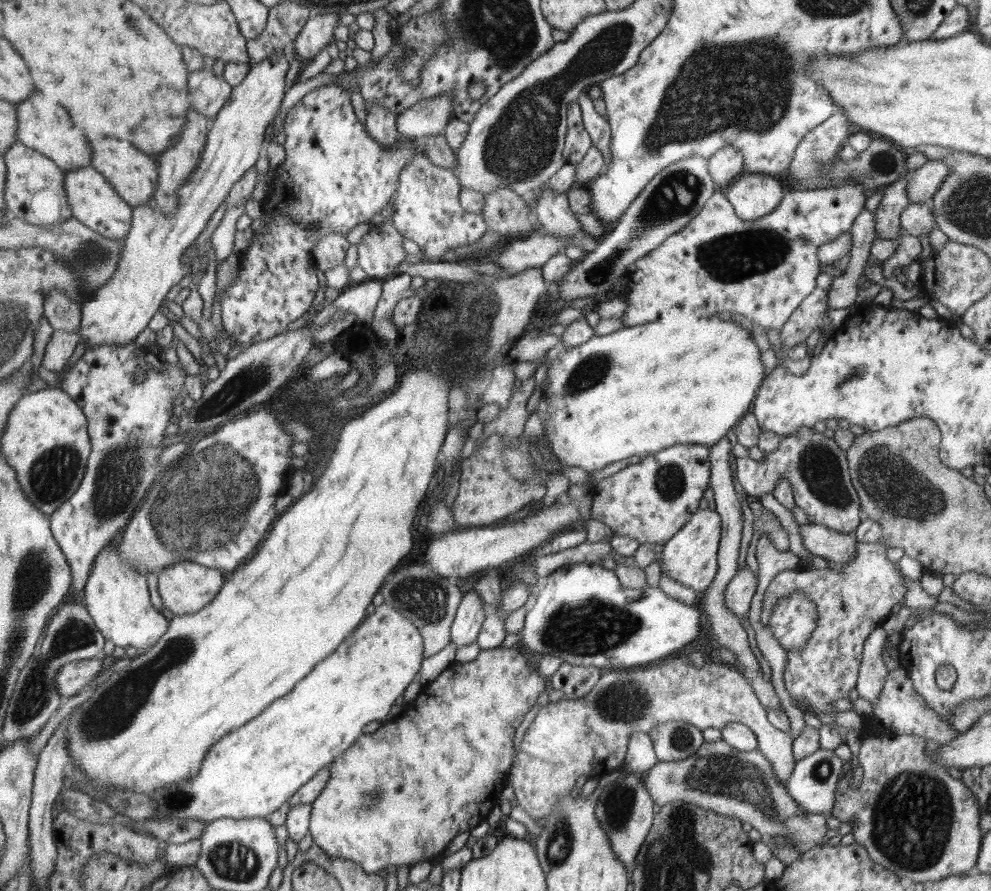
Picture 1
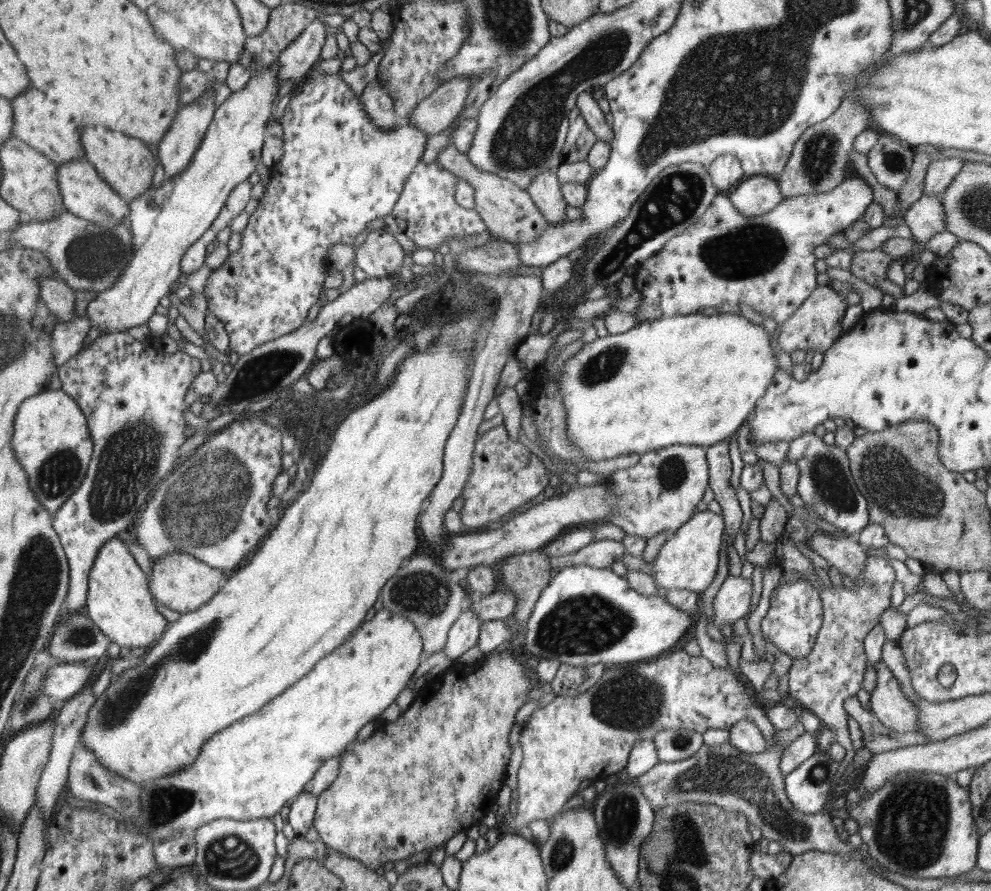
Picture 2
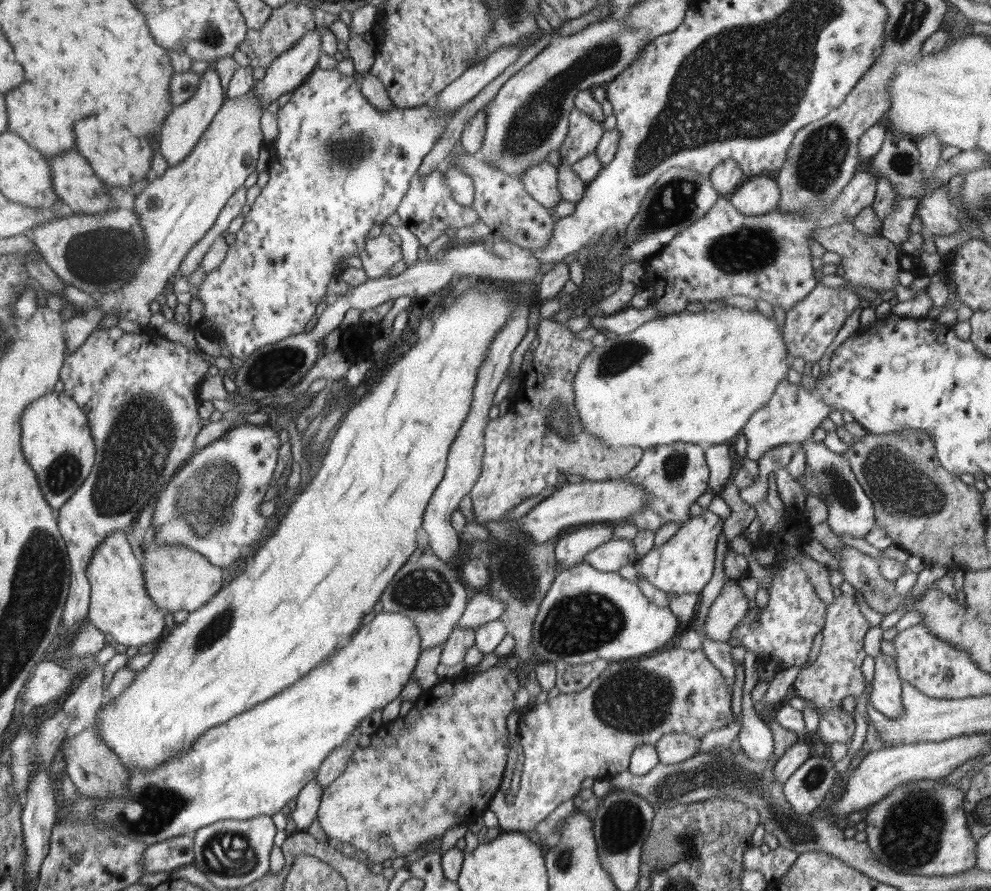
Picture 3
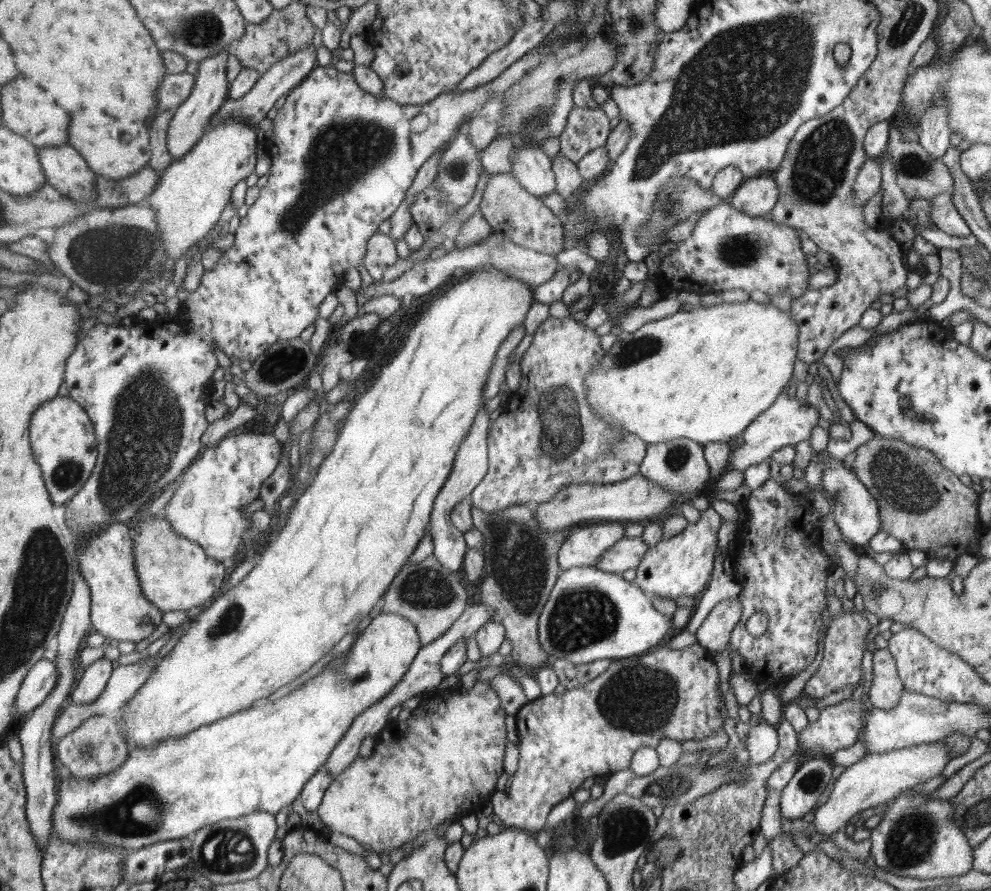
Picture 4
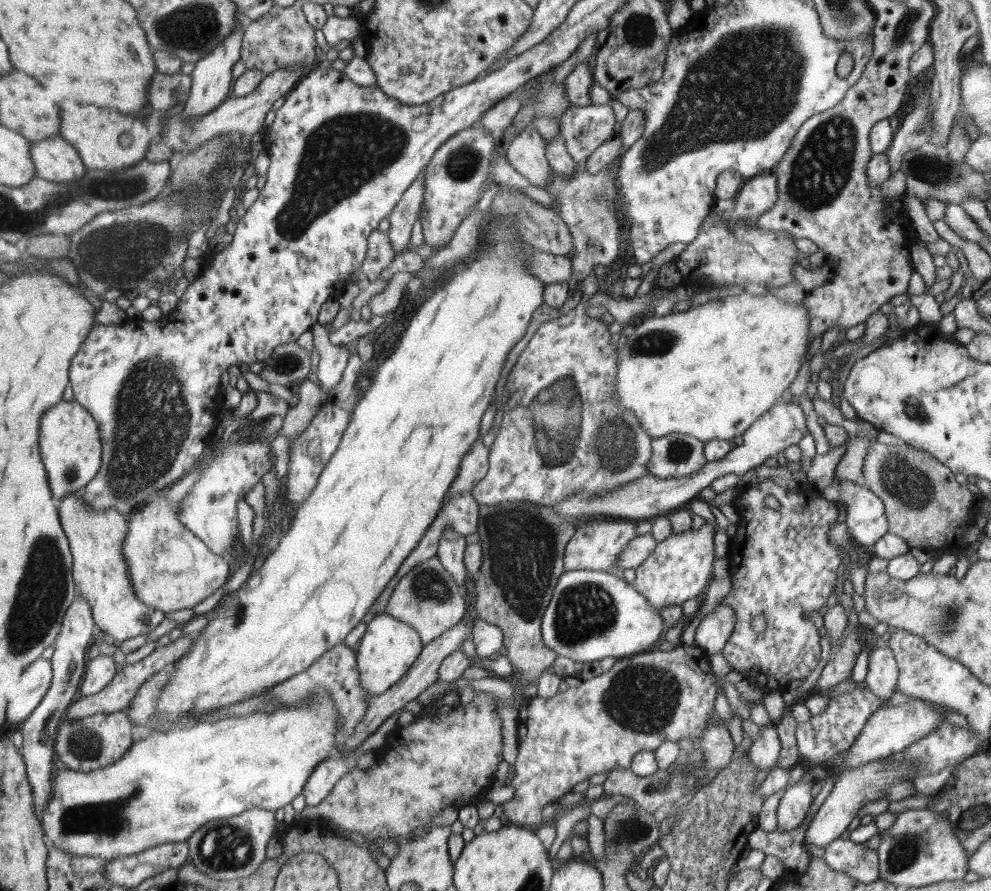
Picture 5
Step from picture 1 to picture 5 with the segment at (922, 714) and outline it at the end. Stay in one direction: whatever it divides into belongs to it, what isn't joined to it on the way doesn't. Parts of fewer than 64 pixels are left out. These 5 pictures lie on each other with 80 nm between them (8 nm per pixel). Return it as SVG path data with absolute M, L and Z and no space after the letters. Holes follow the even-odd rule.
M876 646L876 648L869 654L868 672L864 684L868 688L870 694L876 695L882 702L887 701L897 690L897 680L899 675L899 668L893 653L893 650L886 646Z

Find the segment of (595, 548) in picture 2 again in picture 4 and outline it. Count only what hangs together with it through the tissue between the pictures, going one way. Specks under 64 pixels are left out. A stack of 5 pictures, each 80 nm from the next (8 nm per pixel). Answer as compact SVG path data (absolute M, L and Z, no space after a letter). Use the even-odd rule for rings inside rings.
M642 537L621 538L608 552L601 554L596 568L604 572L623 573L630 568L636 568L649 547Z

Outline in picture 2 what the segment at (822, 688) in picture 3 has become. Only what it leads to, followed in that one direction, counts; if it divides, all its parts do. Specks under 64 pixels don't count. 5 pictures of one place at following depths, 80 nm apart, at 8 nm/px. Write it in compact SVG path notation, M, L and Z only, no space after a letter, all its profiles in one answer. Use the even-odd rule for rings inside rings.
M867 555L867 563L865 564L865 570L863 570L863 572L861 572L860 575L858 575L858 577L854 579L855 588L852 588L852 590L850 590L850 588L845 588L845 586L835 587L833 584L829 584L827 579L825 581L827 581L827 583L824 584L824 587L822 587L822 589L816 589L816 587L814 587L814 590L818 591L818 594L821 597L821 601L823 604L823 623L821 629L817 632L815 643L813 644L812 650L809 652L809 655L805 656L802 660L796 660L795 658L793 659L792 666L789 668L788 672L789 674L788 695L792 698L795 698L795 700L800 706L802 706L803 708L808 708L808 710L811 710L813 713L815 713L820 718L822 726L830 728L830 730L834 730L837 735L836 741L847 749L847 748L853 748L853 746L852 741L850 740L849 727L847 722L849 715L844 709L844 701L848 700L848 698L854 698L854 696L856 696L856 694L858 694L858 692L860 692L860 690L862 690L863 688L862 683L863 680L865 679L865 671L866 671L865 667L867 663L867 656L863 647L863 640L865 639L865 636L868 634L868 632L870 632L872 628L874 628L879 623L878 618L882 614L882 612L884 612L884 610L888 608L892 608L890 599L892 597L892 589L894 587L896 578L894 569L888 563L887 557L884 556L872 557L871 555L870 556Z

